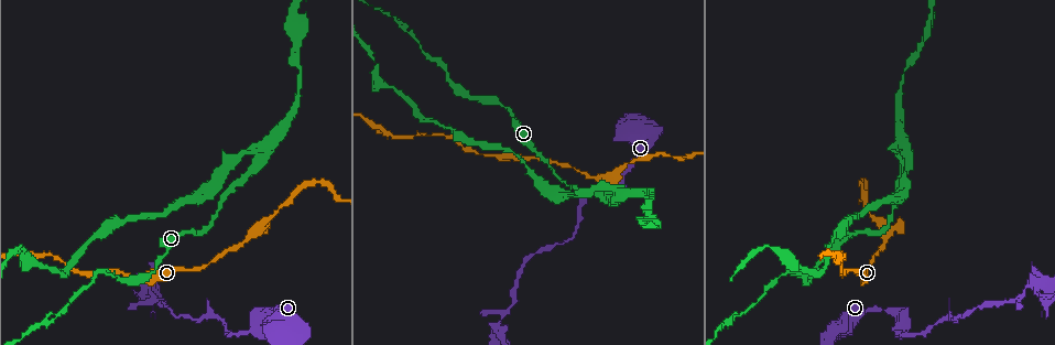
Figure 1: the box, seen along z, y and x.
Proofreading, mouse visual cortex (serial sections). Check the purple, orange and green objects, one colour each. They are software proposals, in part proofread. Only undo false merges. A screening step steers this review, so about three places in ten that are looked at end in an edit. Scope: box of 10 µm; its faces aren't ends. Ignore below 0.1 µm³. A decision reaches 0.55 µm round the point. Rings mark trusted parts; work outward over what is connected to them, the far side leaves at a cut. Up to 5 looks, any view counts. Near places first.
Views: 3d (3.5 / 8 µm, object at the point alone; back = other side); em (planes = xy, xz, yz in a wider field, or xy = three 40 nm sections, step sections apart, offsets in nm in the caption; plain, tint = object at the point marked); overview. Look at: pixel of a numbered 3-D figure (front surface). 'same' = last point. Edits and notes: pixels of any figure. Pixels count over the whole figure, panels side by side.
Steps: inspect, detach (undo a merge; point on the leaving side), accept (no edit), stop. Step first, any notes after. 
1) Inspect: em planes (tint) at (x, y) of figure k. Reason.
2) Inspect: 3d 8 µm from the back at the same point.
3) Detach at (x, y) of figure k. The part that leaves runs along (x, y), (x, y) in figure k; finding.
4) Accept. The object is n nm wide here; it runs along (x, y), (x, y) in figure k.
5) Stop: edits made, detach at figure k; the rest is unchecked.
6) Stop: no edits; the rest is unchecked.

Inspect: 3d 3.5 µm at (904, 324) of figure 1. Sharp bend.

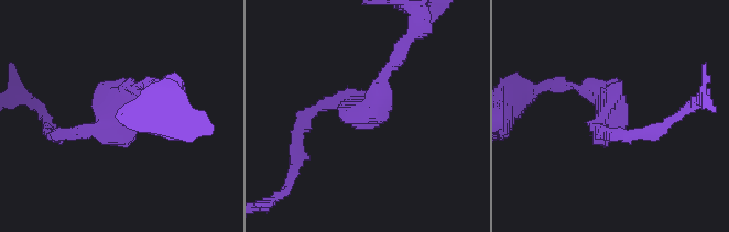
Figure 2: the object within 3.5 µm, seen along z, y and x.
Inspect: em xy step 1 (tint) at (610, 108) of figure 2. The arms are 150, 200 nm wide.

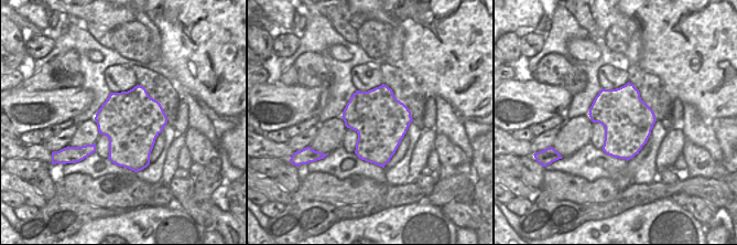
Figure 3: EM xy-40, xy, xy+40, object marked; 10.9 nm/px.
Accept. It runs along (394, 55), (378, 109), (337, 97), (311, 111) in figure 2; one cell here.

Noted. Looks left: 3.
Inspect: 3d 3.5 µm from the back at (640, 194) of figure 1. Thick turns thin.

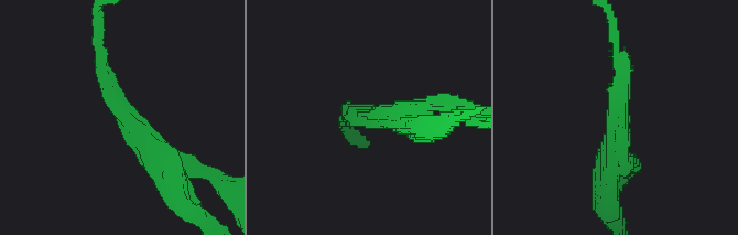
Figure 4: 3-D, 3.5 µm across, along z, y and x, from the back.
Inspect: em xy step 1 (tint) at (619, 113) of figure 4.

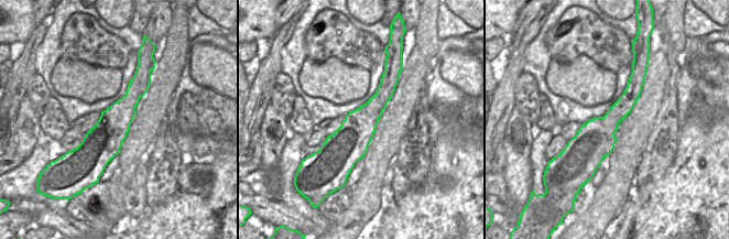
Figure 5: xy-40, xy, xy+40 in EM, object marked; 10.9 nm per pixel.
Detach at (213, 175) of figure 4. Two cells meet here.

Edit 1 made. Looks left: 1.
Stop: edits made, detach at figure 4; the rest is unchecked.

